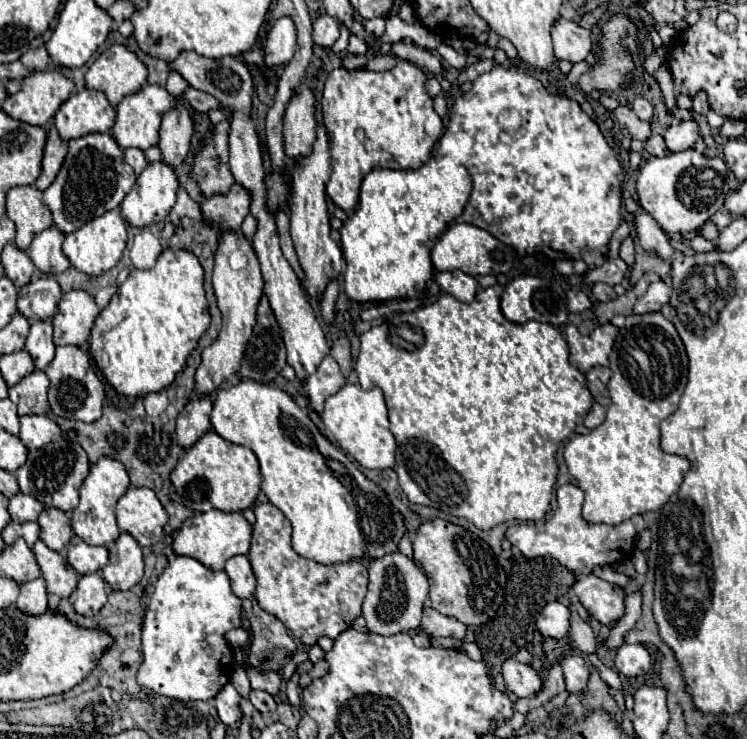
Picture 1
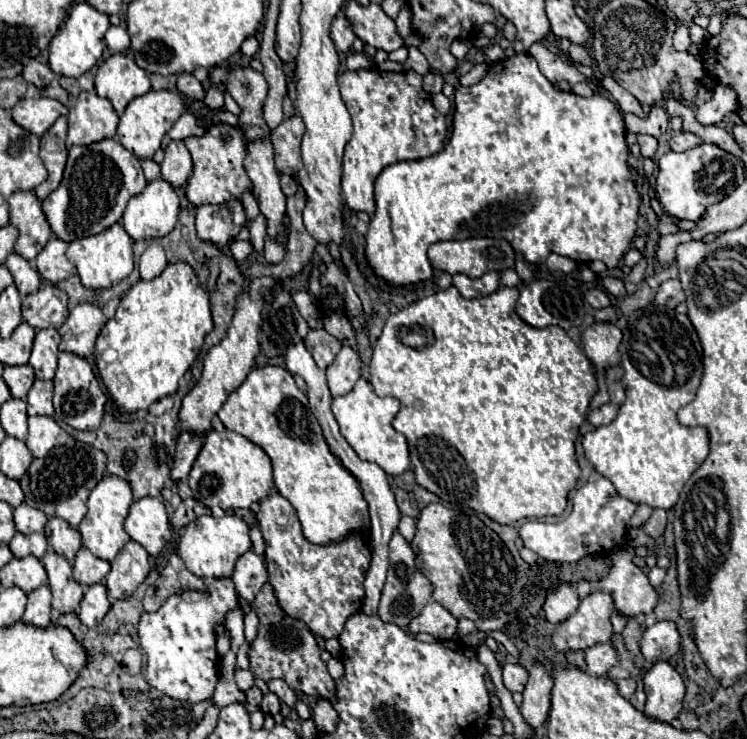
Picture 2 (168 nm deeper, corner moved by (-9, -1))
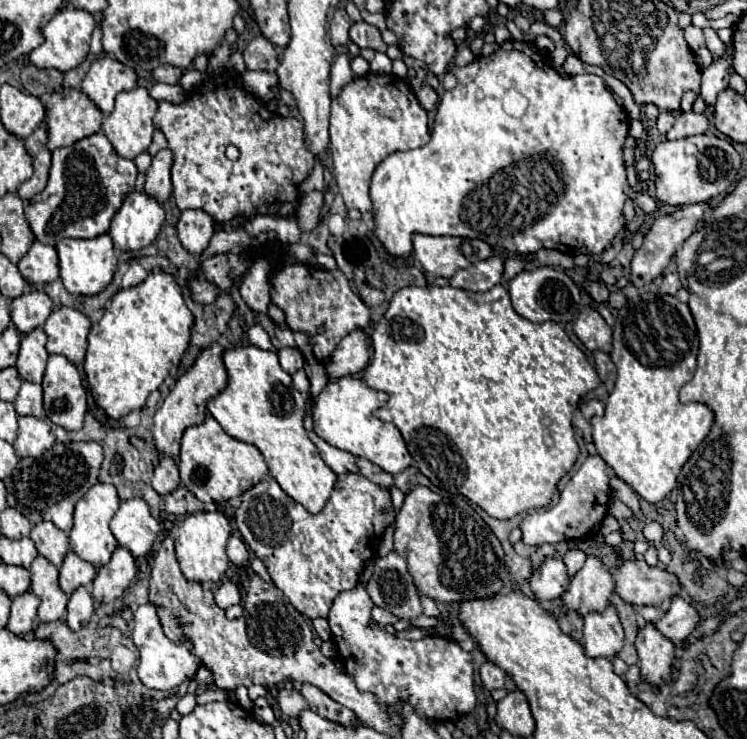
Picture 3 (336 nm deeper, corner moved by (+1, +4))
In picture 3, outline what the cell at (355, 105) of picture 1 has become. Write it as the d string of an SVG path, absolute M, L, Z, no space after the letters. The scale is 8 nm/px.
M368 73L364 77L356 77L348 85L344 85L340 95L332 99L330 151L332 151L332 175L336 179L340 195L344 197L346 207L358 209L358 211L370 211L372 203L368 197L368 187L370 187L370 177L372 177L376 165L382 159L386 159L390 153L418 149L418 147L424 147L428 141L430 141L428 115L422 109L422 105L418 103L408 81L398 79L394 75Z

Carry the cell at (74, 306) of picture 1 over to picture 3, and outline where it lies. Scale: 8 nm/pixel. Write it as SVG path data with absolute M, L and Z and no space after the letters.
M70 307L54 309L44 323L44 331L48 335L48 353L58 353L68 357L72 363L82 363L90 327L92 321L82 311Z

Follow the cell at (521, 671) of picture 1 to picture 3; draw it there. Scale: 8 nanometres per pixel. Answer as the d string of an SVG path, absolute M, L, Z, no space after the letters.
M486 661L482 667L480 667L480 677L482 677L482 683L486 689L502 689L504 683L506 683L506 671L502 671L498 665Z

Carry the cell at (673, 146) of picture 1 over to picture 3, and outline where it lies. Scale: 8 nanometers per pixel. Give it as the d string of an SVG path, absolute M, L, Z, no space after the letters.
M724 57L720 61L714 61L704 73L702 73L702 85L700 85L700 97L706 101L706 105L714 105L720 91L728 87L730 73L726 71L730 65L730 57Z

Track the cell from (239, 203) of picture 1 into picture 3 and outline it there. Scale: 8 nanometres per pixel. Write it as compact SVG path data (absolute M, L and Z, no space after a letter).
M188 209L182 213L176 231L180 243L190 253L200 253L208 247L210 237L216 233L216 221L204 209Z

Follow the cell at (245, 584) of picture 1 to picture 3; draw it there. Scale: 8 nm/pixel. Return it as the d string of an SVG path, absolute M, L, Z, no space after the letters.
M232 535L230 539L228 539L228 557L230 557L230 561L236 565L236 567L242 567L242 569L248 569L248 549L246 549L246 543L240 539L240 537L236 537L236 535Z

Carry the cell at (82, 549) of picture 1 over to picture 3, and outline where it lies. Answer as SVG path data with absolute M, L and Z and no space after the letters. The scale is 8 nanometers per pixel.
M68 551L64 563L60 567L60 587L66 595L72 595L80 585L92 583L96 577L96 567L84 559L80 559L74 551Z

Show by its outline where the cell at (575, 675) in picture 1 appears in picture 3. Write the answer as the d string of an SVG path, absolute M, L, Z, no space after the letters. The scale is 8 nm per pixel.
M608 605L604 613L590 613L584 617L582 647L586 657L616 657L622 649L624 629L616 615L616 609Z

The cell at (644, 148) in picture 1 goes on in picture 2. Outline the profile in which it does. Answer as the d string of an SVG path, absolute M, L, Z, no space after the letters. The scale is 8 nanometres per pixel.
M680 132L680 134L676 134L676 136L670 140L670 148L672 148L674 152L684 152L684 150L694 148L694 146L698 146L698 144L702 144L702 138L698 138L698 136L692 134L692 132Z

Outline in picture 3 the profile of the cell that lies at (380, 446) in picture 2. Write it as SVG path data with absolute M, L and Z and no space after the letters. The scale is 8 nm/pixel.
M342 377L334 383L328 383L318 395L314 405L314 429L330 445L354 453L358 457L364 457L374 465L382 467L386 473L396 475L410 465L412 457L398 429L392 423L384 423L374 415L374 411L386 405L386 401L388 401L386 393L370 389L358 377Z

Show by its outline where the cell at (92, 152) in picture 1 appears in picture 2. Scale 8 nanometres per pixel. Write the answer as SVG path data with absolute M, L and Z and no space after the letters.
M106 138L90 146L72 146L68 150L64 178L60 186L42 202L42 210L54 236L58 240L72 242L76 238L100 234L100 230L120 222L128 200L140 194L146 184L140 160L118 140Z

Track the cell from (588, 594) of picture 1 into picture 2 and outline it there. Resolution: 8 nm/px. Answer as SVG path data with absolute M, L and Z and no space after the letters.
M628 544L612 550L610 574L598 582L598 588L612 594L618 612L636 618L640 614L652 612L660 600L660 594L650 584L644 570L632 562L632 558L634 548Z

